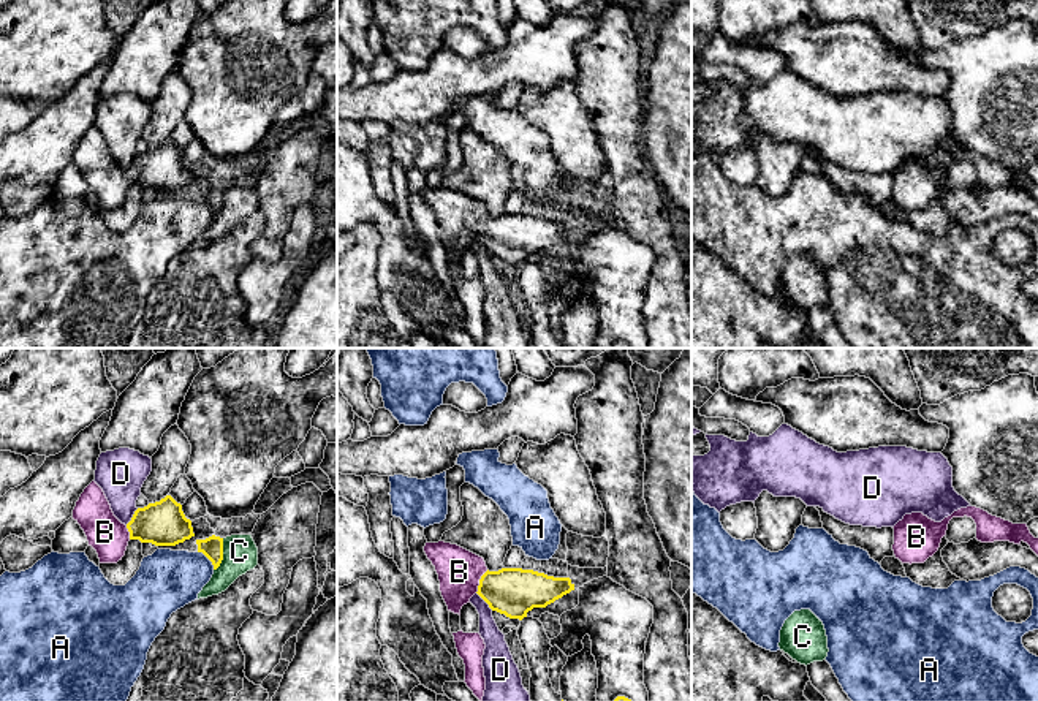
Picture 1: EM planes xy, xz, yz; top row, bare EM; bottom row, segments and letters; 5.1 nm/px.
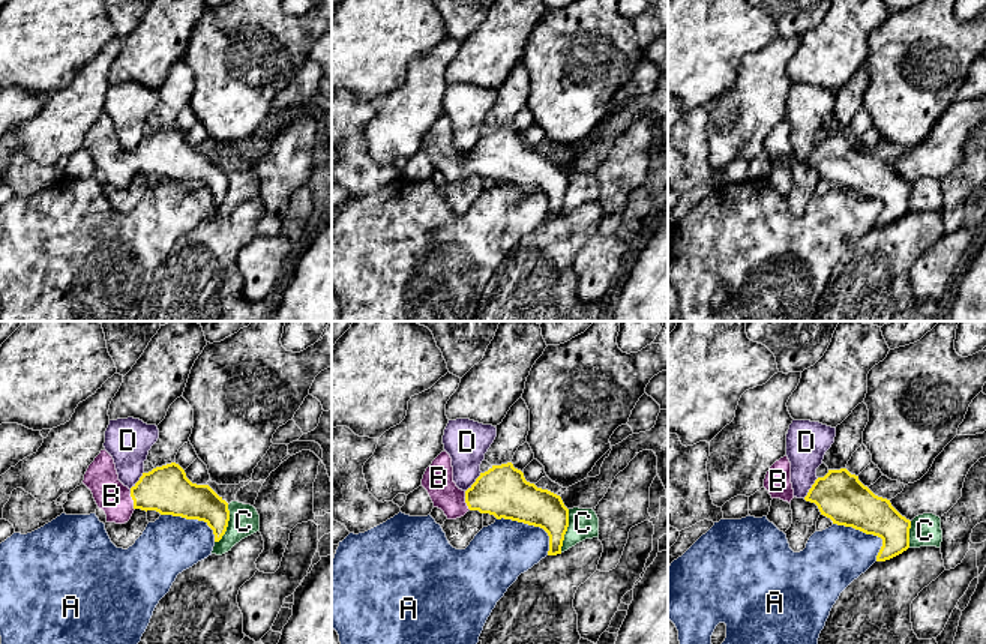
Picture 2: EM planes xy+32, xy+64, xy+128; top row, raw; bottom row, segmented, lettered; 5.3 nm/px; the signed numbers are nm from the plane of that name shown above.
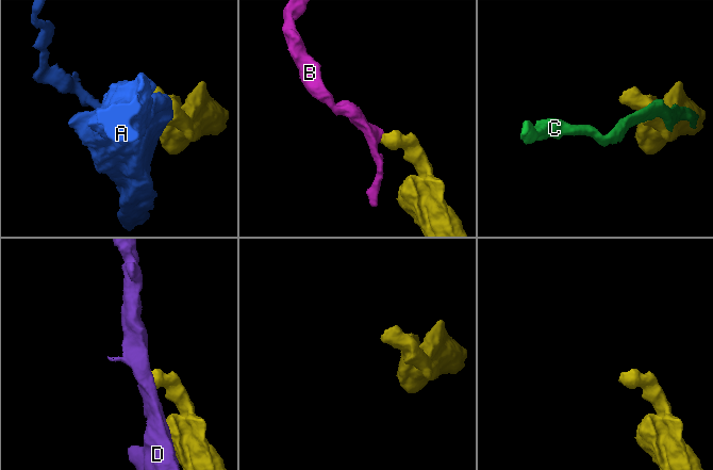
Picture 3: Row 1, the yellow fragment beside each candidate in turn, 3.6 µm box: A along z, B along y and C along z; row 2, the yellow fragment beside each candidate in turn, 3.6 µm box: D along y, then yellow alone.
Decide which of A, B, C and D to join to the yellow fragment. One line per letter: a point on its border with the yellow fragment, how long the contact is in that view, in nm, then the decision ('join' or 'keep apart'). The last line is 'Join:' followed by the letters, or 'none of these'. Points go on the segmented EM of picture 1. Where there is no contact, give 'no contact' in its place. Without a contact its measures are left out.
A: xy (208, 557) | 130 nm | keep apart
B: xz (480, 581) | 140 nm | join
C: xy (222, 554) | 180 nm | keep apart
D: xz (484, 600) | 130 nm | keep apart
Join: B

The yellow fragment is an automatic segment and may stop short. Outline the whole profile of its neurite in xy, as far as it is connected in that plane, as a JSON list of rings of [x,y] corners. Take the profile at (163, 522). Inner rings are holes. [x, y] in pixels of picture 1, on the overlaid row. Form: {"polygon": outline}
{"polygon": [[[92,481],[73,510],[73,519],[84,530],[100,563],[117,563],[125,555],[130,540],[155,546],[176,546],[195,536],[191,521],[171,495],[138,508],[125,525],[112,513],[103,489]]]}

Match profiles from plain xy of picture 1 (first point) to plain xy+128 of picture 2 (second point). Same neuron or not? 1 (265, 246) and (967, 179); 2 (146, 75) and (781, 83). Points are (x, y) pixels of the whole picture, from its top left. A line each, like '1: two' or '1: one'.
1: one
2: two

